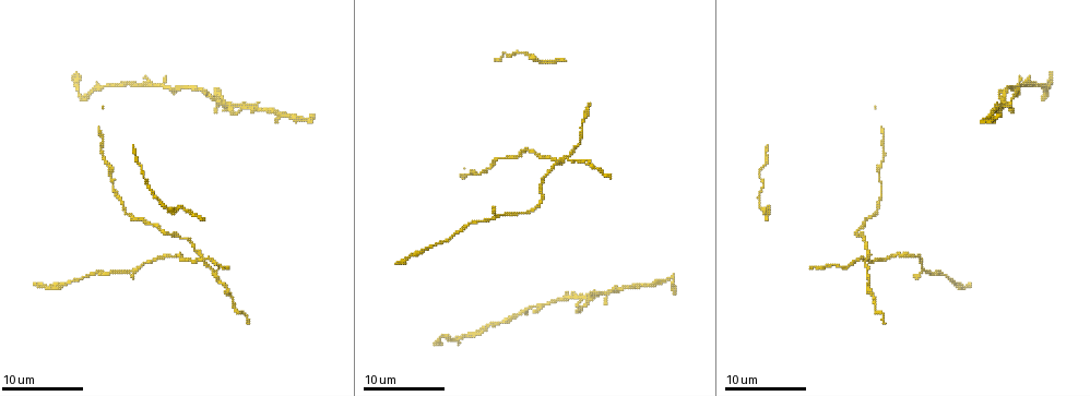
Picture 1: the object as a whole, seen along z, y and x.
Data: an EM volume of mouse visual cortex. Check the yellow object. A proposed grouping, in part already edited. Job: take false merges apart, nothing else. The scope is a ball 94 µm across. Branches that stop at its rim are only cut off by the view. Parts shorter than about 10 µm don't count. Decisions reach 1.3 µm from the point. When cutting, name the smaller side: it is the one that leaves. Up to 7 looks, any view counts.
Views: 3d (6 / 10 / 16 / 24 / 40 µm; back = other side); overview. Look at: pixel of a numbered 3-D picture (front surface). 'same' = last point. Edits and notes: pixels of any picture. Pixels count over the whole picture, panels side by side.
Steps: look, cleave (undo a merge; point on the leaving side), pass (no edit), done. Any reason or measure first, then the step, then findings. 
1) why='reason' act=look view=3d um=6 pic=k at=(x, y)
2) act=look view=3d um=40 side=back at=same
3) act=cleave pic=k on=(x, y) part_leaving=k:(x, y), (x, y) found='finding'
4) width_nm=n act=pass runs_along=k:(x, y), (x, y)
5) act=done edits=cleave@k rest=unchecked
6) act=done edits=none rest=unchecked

why='four-way junction' act=look view=3d um=10 pic=1 at=(561, 158)

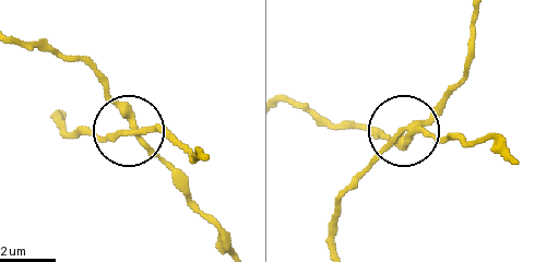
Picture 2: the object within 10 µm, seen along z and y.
act=look view=3d um=10 side=back pic=2 at=(406, 132)

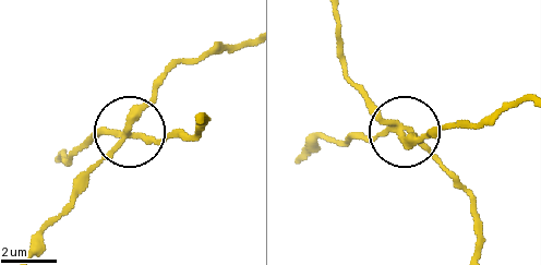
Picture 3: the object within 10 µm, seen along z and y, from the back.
width_nm=230 act=pass found='all the same neuron'

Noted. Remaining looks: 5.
why='three-way junction' act=look view=3d um=16 pic=1 at=(530, 308)

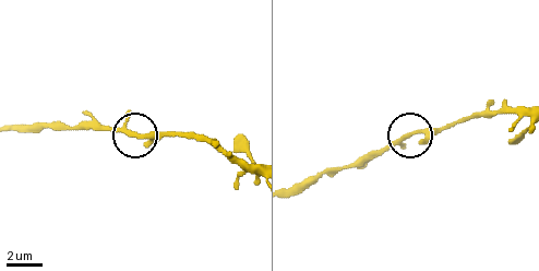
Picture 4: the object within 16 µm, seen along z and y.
act=pass found='all the same neuron'

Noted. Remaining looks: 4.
why='three arms meet' act=look view=3d um=16 pic=1 at=(214, 96)

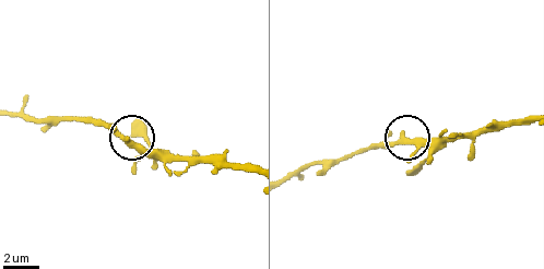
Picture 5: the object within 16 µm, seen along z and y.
act=look view=3d um=16 side=back pic=5 at=(408, 142)

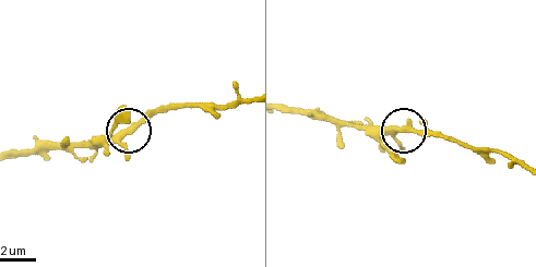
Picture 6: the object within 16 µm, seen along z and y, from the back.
act=pass found='one neuron here'

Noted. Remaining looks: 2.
act=done edits=none rest=unchecked

